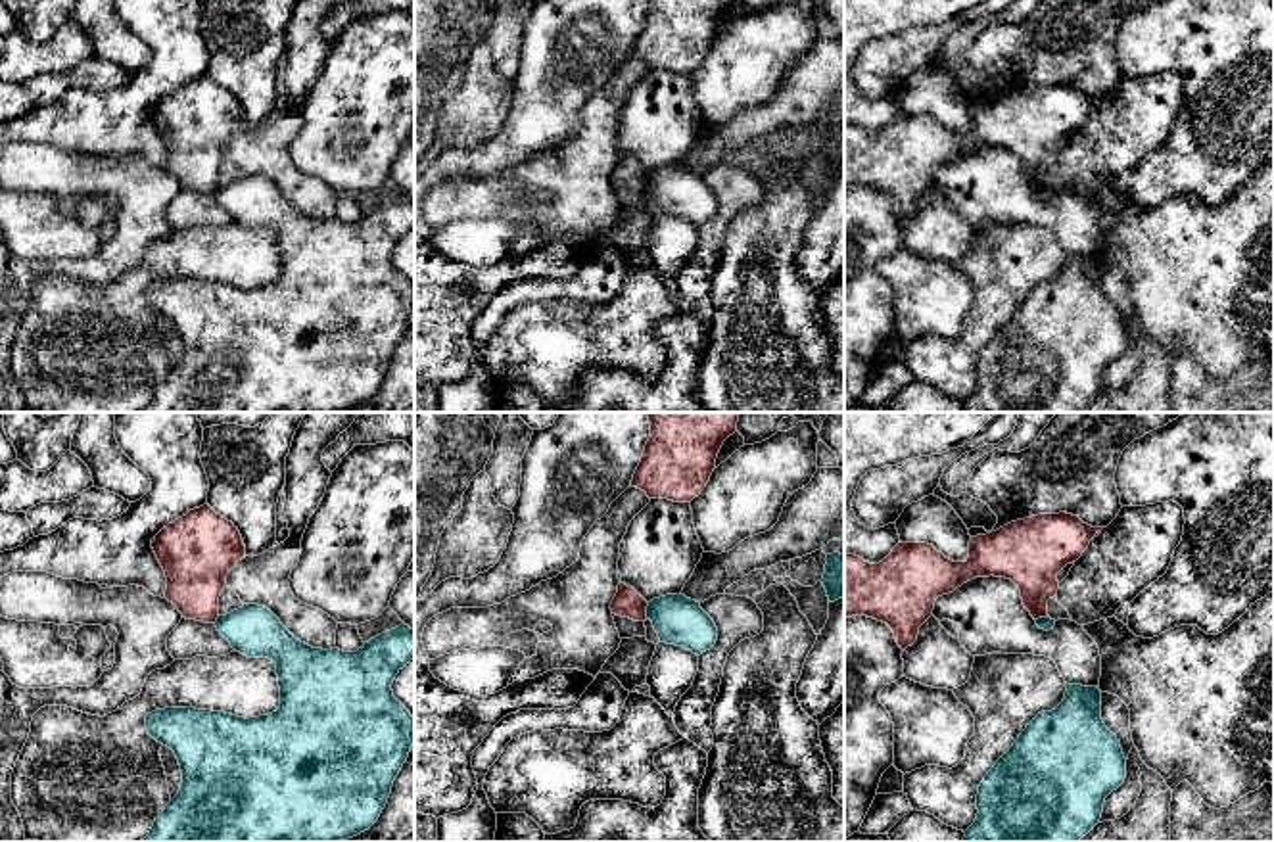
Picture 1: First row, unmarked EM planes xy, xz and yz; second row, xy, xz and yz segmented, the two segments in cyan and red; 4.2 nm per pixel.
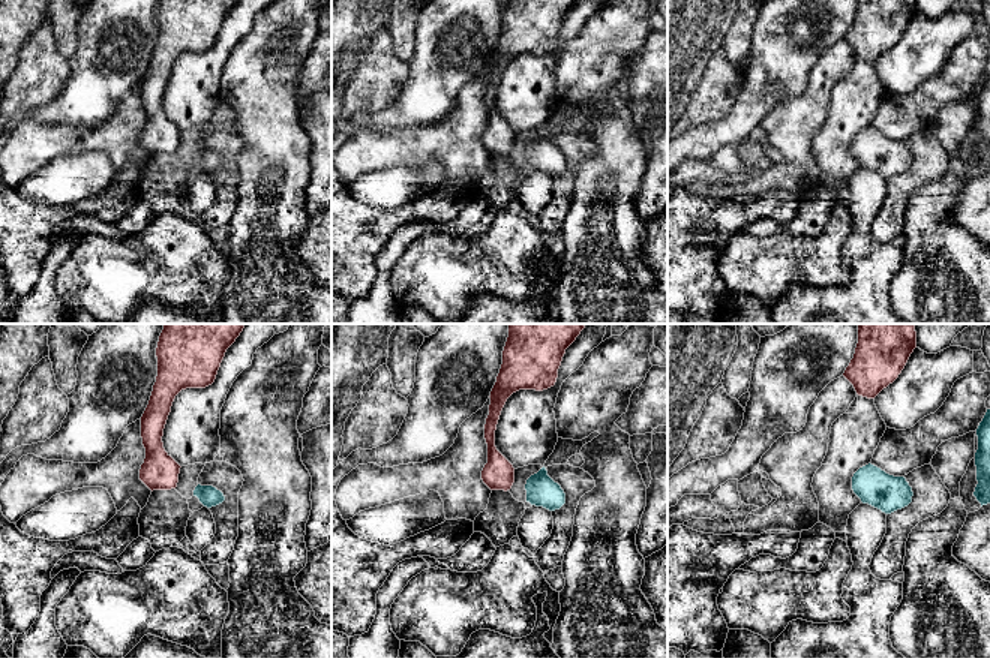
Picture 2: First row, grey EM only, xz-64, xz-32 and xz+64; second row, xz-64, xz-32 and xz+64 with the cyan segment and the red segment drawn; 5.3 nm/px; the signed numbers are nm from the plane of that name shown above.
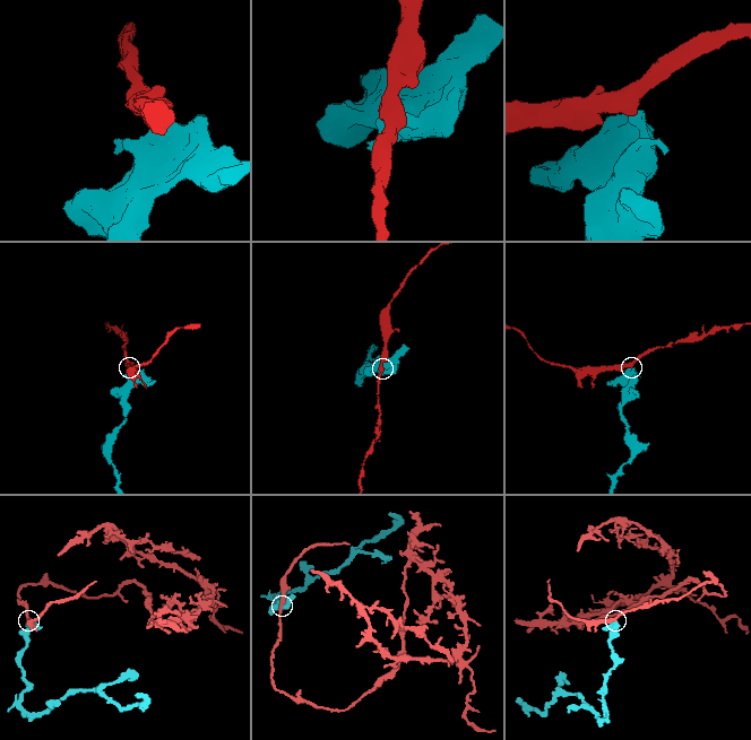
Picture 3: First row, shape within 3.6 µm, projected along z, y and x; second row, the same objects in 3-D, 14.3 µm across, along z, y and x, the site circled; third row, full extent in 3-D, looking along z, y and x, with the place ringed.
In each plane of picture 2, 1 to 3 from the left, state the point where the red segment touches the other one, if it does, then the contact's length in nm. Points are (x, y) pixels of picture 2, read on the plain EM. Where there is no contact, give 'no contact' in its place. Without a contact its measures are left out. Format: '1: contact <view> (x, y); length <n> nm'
1: no contact
2: no contact
3: no contact

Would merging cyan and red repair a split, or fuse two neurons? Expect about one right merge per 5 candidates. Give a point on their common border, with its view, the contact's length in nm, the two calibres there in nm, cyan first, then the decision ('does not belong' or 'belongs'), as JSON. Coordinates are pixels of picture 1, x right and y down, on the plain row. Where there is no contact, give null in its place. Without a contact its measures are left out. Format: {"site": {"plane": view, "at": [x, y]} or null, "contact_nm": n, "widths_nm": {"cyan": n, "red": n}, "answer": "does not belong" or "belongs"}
{"site": {"plane": "xz", "at": [647, 181]}, "contact_nm": 70, "widths_nm": {"cyan": 200, "red": 120}, "answer": "does not belong"}

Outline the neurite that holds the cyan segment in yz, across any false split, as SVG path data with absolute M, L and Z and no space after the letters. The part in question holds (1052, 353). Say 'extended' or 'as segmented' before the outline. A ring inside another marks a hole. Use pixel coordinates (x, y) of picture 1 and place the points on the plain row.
as segmented; M1067 255L1063 272L1051 282L1038 284L979 355L979 384L963 412L1080 412L1099 393L1105 368L1124 349L1126 328L1121 313L1101 290L1101 261Z

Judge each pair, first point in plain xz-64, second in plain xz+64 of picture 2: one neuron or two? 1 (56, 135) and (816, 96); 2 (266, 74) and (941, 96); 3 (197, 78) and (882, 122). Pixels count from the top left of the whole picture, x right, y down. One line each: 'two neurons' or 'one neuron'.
1: one neuron
2: two neurons
3: two neurons

